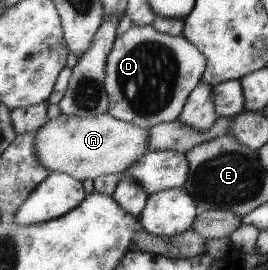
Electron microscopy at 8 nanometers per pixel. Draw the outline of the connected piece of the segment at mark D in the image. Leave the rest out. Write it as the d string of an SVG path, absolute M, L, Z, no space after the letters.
M151 24L138 27L132 25L127 32L117 36L106 60L104 90L108 94L108 113L120 121L149 129L165 121L177 121L185 103L199 86L207 68L207 58L183 35L168 35L157 32Z

